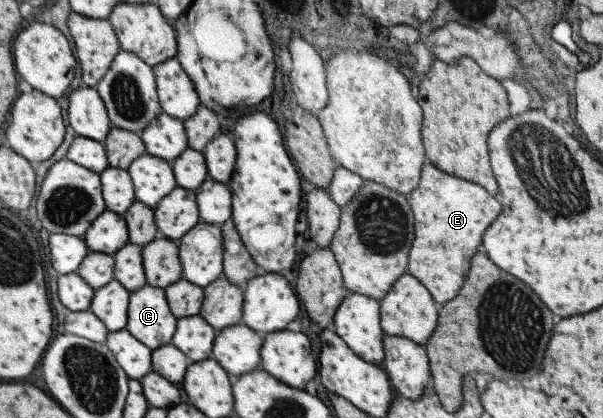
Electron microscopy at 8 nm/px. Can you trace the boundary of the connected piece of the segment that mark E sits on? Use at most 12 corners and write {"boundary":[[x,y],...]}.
{"boundary":[[428,162],[406,195],[407,272],[453,299],[501,205]]}

